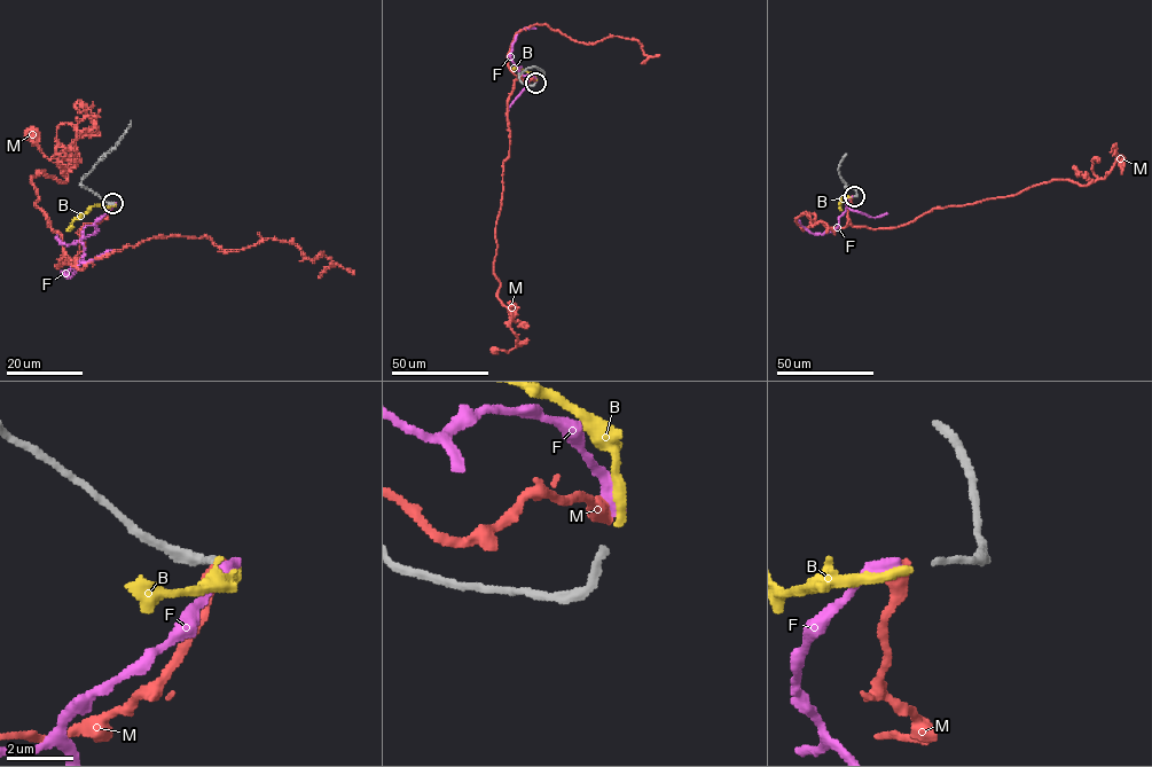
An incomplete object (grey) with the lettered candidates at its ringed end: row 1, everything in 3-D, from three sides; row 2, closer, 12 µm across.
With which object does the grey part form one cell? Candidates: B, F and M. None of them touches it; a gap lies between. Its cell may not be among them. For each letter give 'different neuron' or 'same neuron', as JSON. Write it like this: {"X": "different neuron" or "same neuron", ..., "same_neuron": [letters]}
{"B": "same neuron", "F": "different neuron", "M": "different neuron", "same_neuron": ["B"]}

